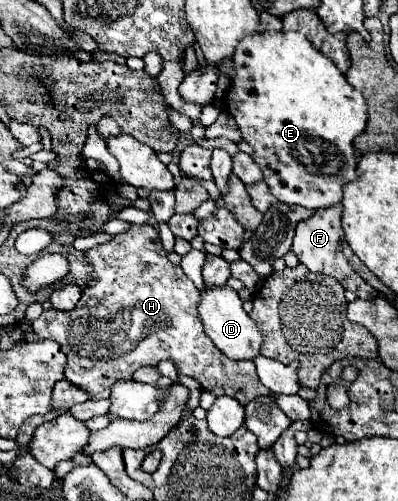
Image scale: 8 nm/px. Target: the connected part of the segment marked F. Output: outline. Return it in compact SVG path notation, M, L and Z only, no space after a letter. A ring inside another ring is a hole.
M336 204L332 208L324 208L324 210L318 210L314 212L308 220L302 220L298 222L296 226L296 236L294 236L294 242L292 242L292 252L298 256L300 264L304 264L310 272L322 272L322 274L328 274L332 278L336 278L346 290L352 290L358 298L362 300L374 300L378 298L380 294L370 286L366 284L354 270L352 266L348 264L348 260L344 258L342 254L342 240L344 240L344 230L340 226L340 218L342 218L342 204Z

